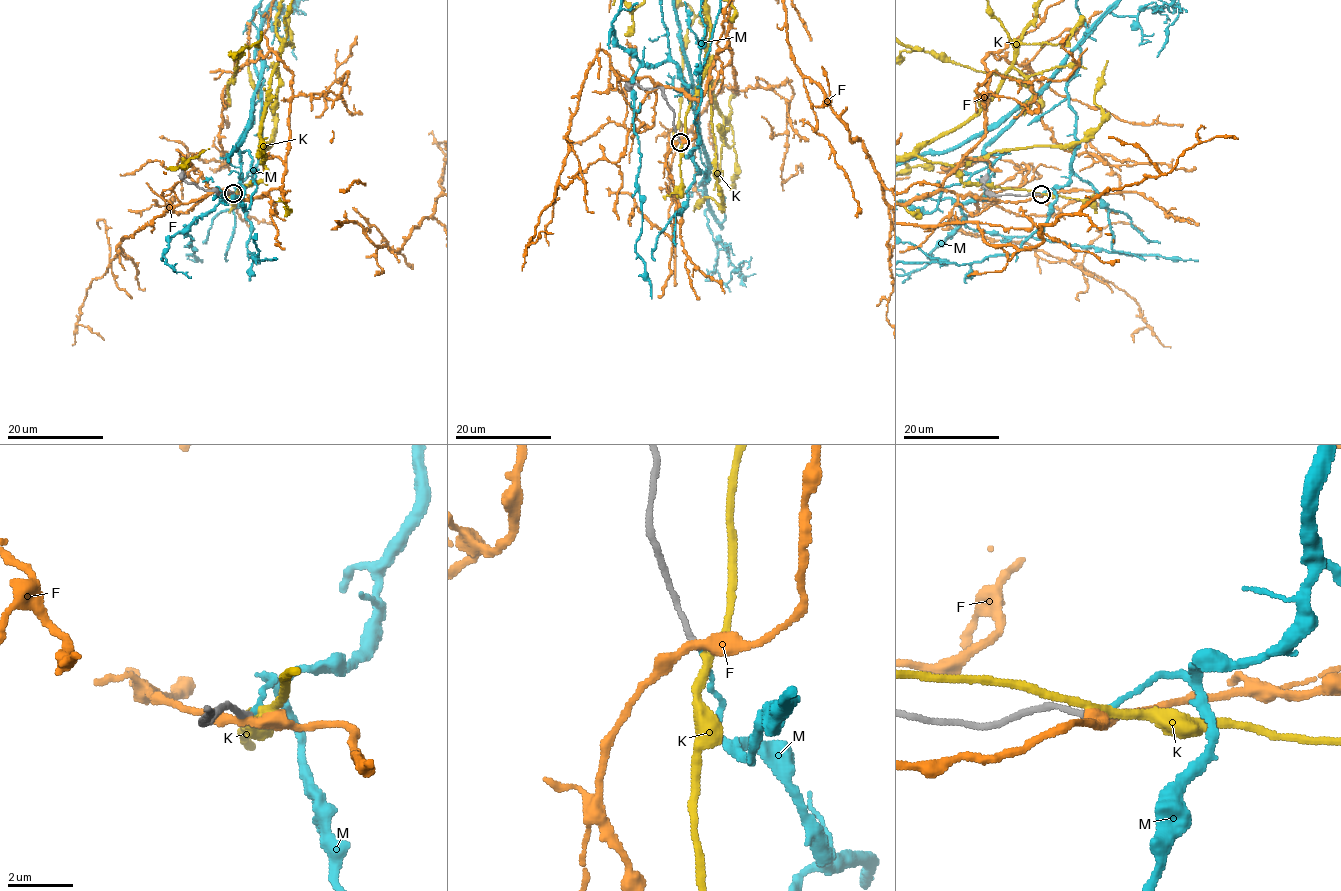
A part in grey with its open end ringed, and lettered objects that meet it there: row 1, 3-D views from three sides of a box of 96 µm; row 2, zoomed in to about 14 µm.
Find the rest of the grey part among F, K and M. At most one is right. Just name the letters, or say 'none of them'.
K

